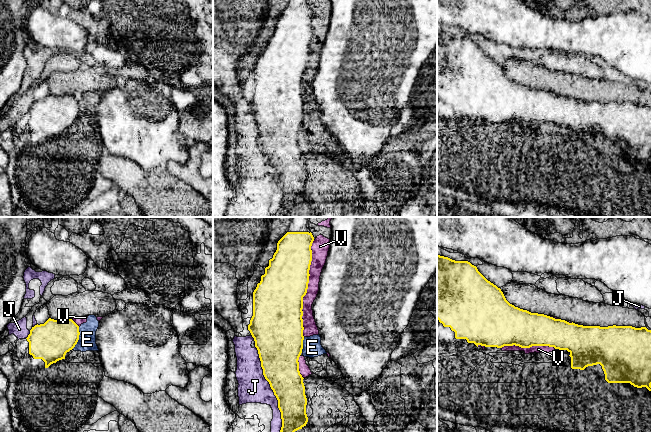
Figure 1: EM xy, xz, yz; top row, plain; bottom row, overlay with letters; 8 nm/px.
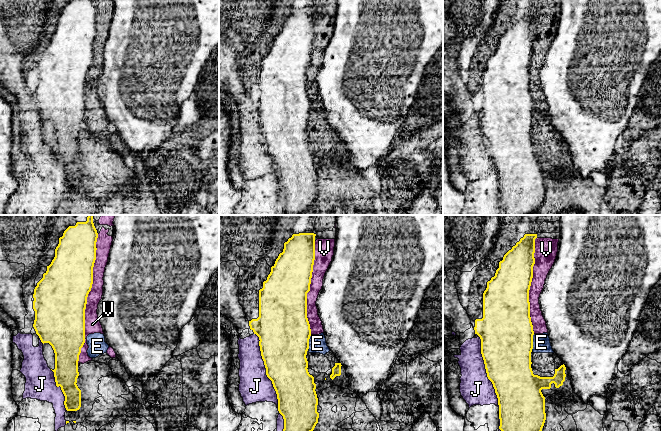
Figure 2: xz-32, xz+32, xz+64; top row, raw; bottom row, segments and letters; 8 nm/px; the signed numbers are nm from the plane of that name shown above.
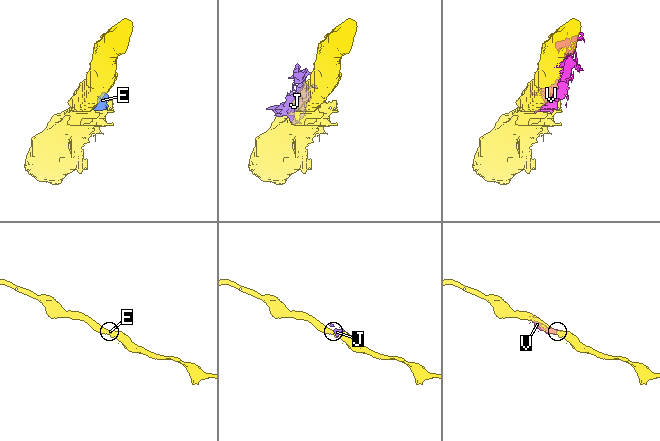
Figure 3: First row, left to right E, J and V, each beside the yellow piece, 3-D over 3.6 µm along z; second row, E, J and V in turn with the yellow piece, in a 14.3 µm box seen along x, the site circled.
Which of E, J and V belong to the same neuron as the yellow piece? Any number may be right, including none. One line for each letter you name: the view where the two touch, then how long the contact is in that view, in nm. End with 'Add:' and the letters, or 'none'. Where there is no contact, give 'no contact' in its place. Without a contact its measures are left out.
Add: none

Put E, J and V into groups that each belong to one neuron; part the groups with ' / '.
E V / J

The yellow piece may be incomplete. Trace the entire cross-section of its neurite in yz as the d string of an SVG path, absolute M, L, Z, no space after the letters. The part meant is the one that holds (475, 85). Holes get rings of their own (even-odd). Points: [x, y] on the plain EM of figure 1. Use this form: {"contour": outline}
{"contour": "M437 31L437 95L444 103L450 103L455 108L456 115L466 115L468 119L474 119L477 123L549 122L567 126L570 129L572 145L584 146L588 142L600 140L608 159L630 159L634 163L646 163L651 167L651 106L646 103L616 101L583 102L520 85L510 80L501 65L488 57L477 43L468 37L455 37Z"}

